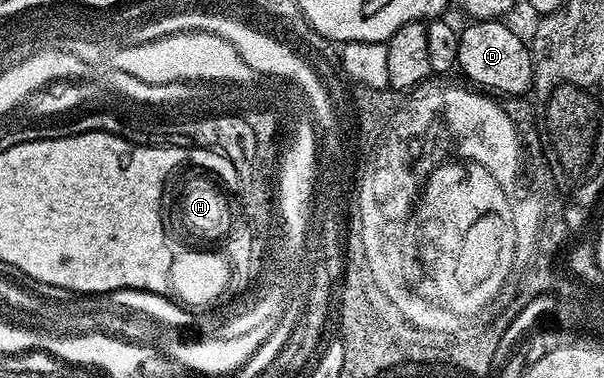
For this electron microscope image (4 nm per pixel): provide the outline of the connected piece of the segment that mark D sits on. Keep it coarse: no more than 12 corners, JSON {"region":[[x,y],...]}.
{"region":[[497,19],[467,22],[458,67],[479,88],[522,95],[527,40]]}

